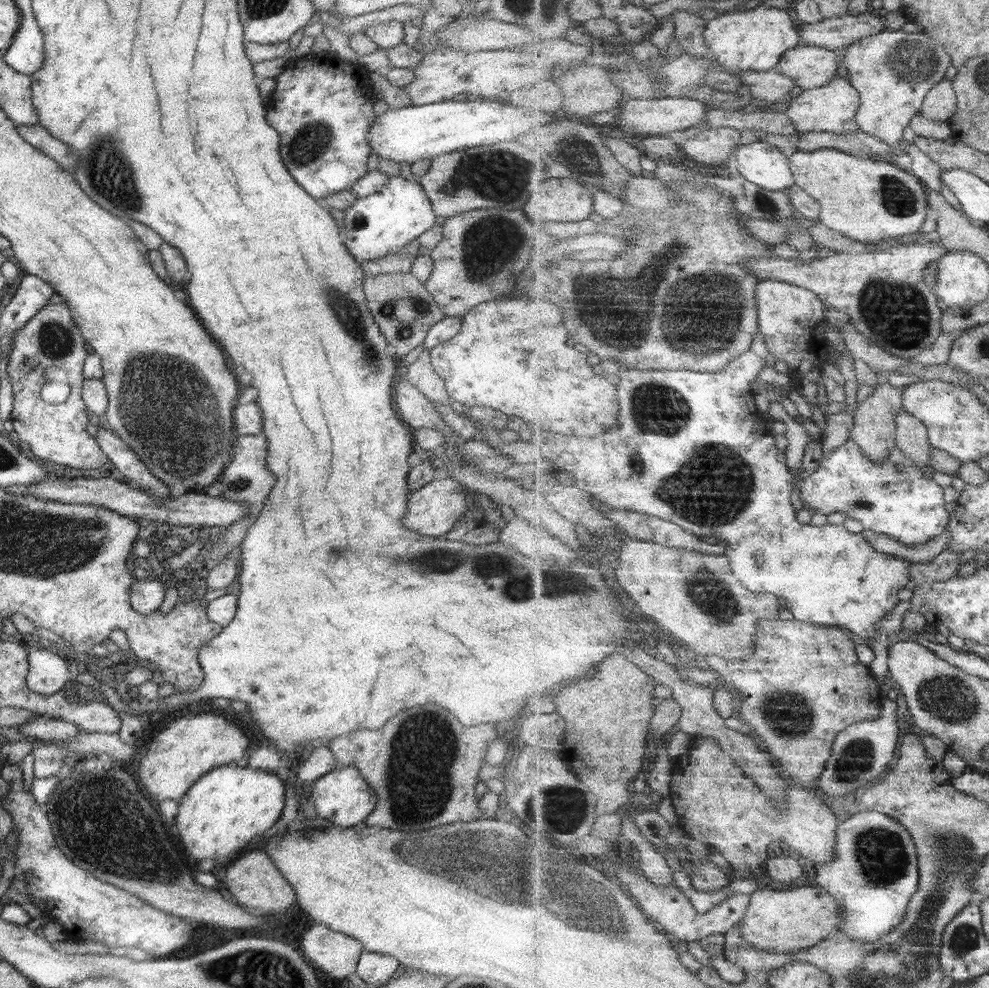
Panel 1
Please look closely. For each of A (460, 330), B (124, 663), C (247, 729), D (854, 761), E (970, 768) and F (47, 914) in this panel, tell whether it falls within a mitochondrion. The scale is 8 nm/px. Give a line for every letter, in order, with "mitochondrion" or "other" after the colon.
A: other
B: other
C: other
D: mitochondrion
E: other
F: other

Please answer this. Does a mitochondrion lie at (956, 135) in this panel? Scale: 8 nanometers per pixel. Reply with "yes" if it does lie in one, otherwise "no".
no

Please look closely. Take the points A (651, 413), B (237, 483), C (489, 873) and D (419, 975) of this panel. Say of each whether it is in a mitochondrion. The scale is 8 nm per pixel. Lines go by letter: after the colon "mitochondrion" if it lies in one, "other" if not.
A: mitochondrion
B: mitochondrion
C: mitochondrion
D: other

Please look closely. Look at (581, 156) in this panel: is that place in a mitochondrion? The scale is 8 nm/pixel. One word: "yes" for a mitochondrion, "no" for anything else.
yes

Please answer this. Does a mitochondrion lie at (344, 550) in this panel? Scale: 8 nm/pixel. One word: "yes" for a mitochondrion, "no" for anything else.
yes

